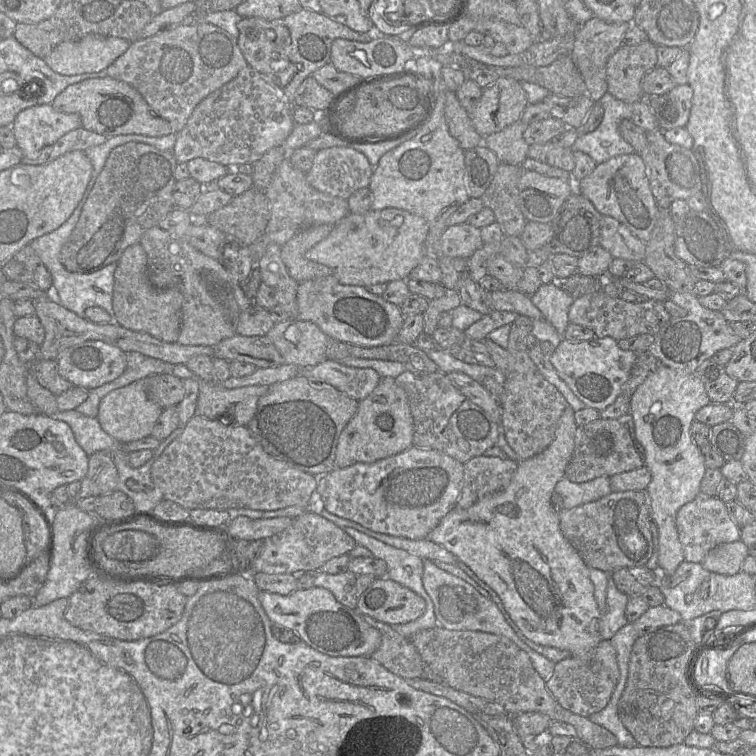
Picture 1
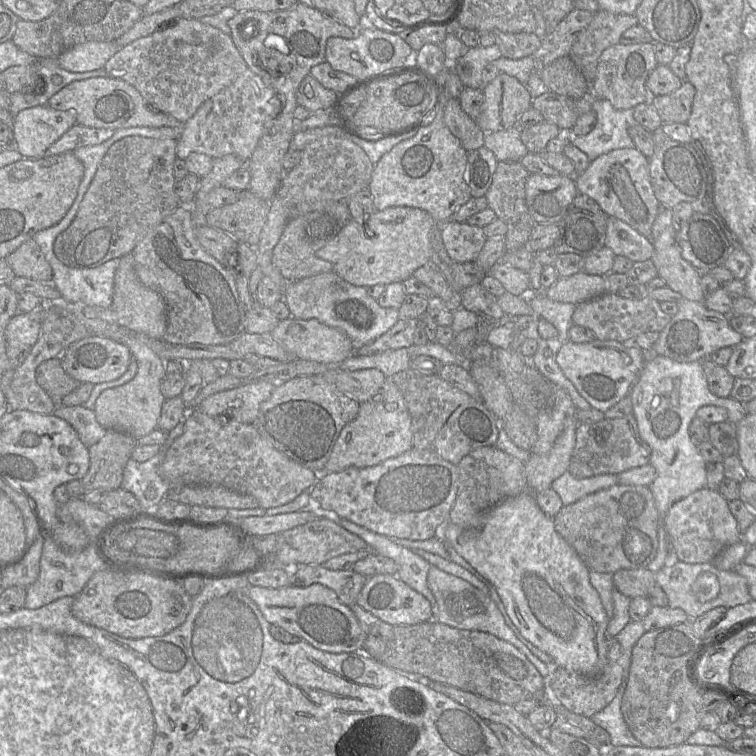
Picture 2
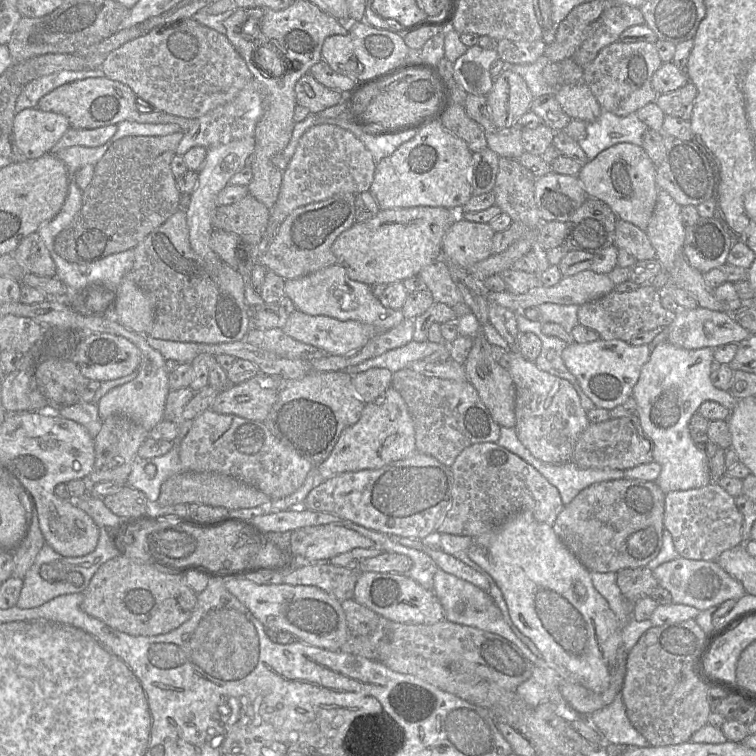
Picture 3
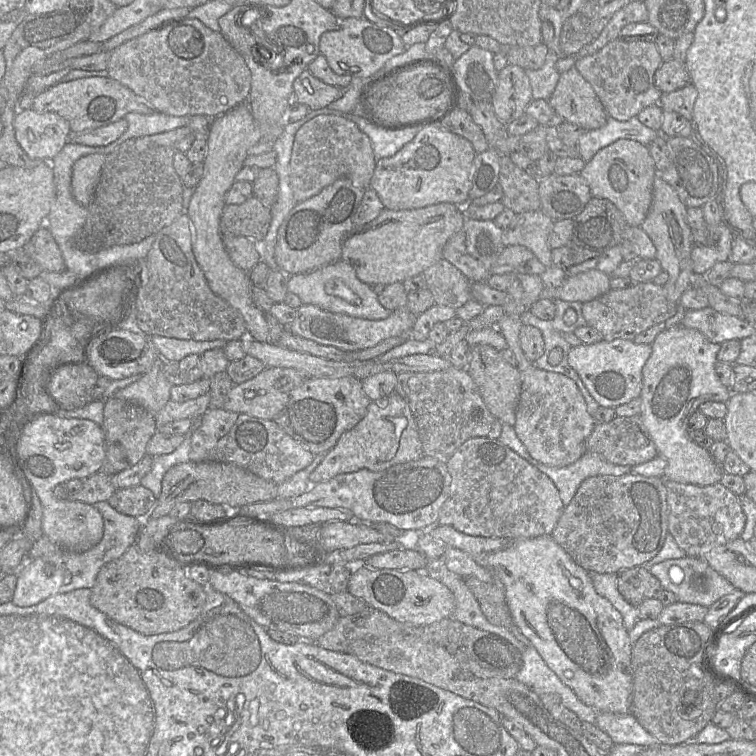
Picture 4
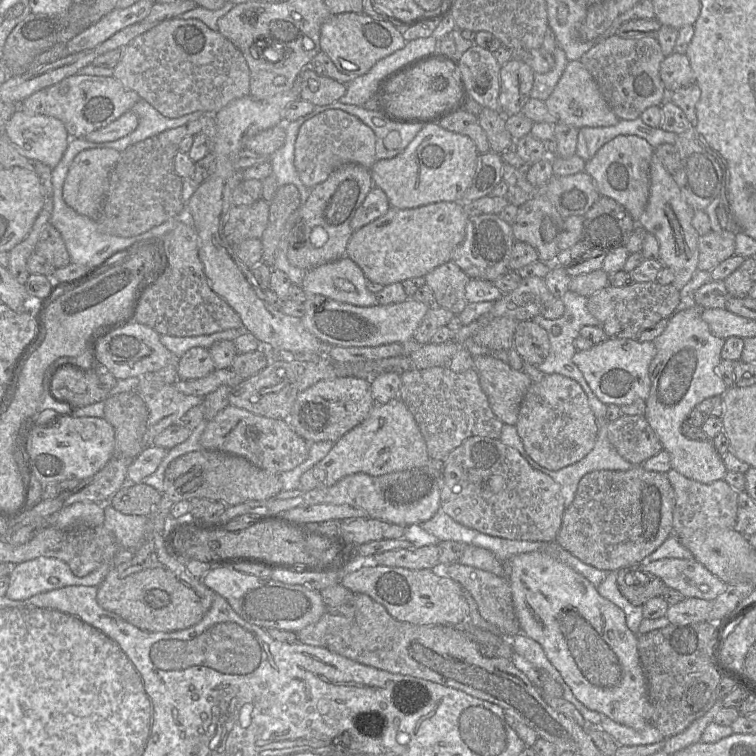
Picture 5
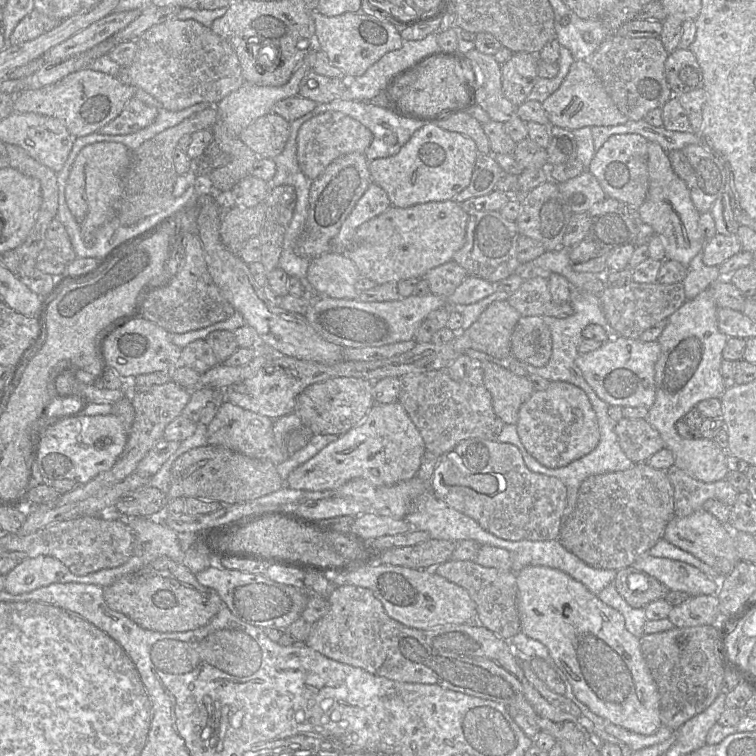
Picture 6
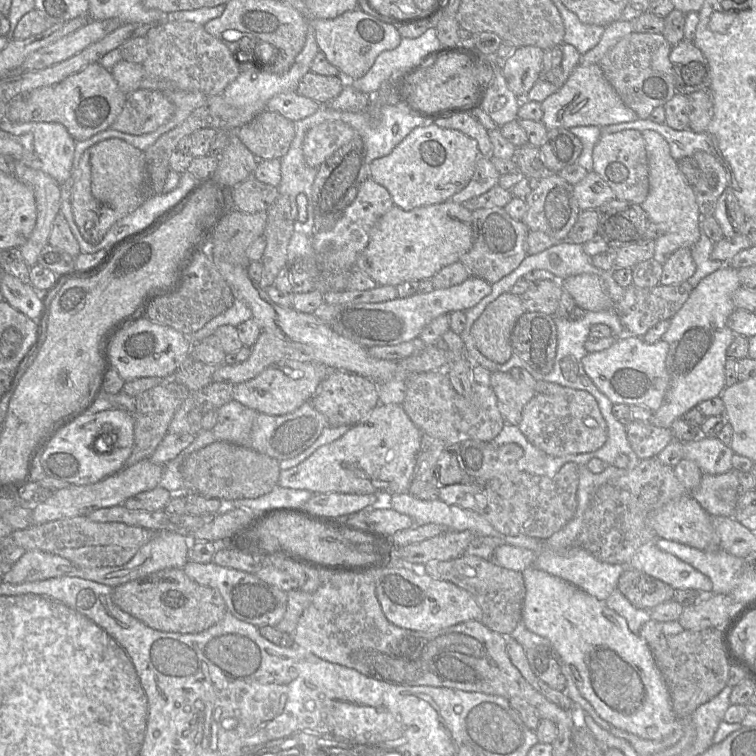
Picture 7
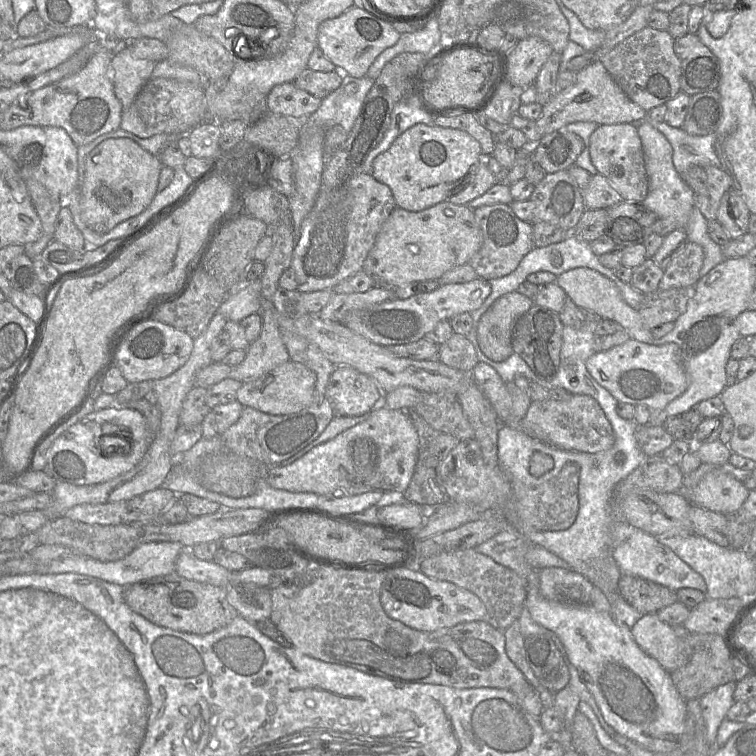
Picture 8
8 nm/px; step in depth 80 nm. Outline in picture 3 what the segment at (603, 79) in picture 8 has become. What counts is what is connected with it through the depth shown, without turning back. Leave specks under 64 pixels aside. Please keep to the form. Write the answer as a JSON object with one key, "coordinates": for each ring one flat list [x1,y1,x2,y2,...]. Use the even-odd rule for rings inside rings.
{"coordinates":[[585,84,561,85,554,93,562,110,572,119,586,123,595,122,602,108]]}

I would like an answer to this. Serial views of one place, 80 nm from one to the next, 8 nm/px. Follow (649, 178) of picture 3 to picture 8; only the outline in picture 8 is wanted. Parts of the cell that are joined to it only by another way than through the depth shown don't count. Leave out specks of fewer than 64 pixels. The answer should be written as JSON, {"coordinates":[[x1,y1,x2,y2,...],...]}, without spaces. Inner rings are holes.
{"coordinates":[[631,123,599,125,590,136,590,158,598,171,620,194,623,201,642,202,648,194,644,152,638,128]]}

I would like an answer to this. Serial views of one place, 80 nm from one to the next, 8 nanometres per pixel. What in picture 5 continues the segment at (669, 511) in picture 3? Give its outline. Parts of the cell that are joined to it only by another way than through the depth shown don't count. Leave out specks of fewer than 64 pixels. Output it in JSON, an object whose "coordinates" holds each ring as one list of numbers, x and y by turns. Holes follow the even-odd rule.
{"coordinates":[[672,468,667,472,667,476,675,493,672,535,676,535,677,538,688,537,697,529,711,526,735,527,739,492,724,479,712,483,701,483,683,476]]}

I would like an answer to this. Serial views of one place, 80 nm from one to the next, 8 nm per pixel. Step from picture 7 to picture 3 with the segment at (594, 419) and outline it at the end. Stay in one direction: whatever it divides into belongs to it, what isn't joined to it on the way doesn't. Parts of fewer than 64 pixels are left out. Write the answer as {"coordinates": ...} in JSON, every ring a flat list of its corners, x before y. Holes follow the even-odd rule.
{"coordinates":[[509,351,509,359,508,371,516,388,514,429,519,441,542,462,572,462,576,442,590,424,576,390,569,381,540,370,519,351]]}

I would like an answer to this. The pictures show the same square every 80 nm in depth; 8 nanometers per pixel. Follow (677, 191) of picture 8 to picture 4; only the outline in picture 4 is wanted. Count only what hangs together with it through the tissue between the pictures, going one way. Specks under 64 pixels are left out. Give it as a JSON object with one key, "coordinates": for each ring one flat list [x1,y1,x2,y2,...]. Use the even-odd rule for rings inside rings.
{"coordinates":[[656,171,652,204,640,227,652,240,656,248,656,259,662,270,669,275,663,287,666,290,667,299,672,303,679,303,683,292,691,287,691,276,694,273,691,259,692,229,687,224,686,215,687,207,681,202,675,189]]}

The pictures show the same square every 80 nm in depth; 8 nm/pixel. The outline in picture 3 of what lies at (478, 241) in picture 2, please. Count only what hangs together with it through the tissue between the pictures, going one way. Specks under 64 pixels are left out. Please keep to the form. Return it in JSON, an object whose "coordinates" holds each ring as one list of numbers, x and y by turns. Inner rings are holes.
{"coordinates":[[459,216,443,237,442,258,468,269,493,254,494,234,489,224,470,222]]}

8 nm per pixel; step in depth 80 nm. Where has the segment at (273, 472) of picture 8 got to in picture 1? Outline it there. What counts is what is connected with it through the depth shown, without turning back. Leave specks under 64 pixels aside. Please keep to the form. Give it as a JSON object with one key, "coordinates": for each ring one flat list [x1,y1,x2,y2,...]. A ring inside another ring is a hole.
{"coordinates":[[392,377,380,378,375,389,358,402,357,412,343,429,336,448,335,469,355,463,374,463,413,445,414,422,407,395]]}

